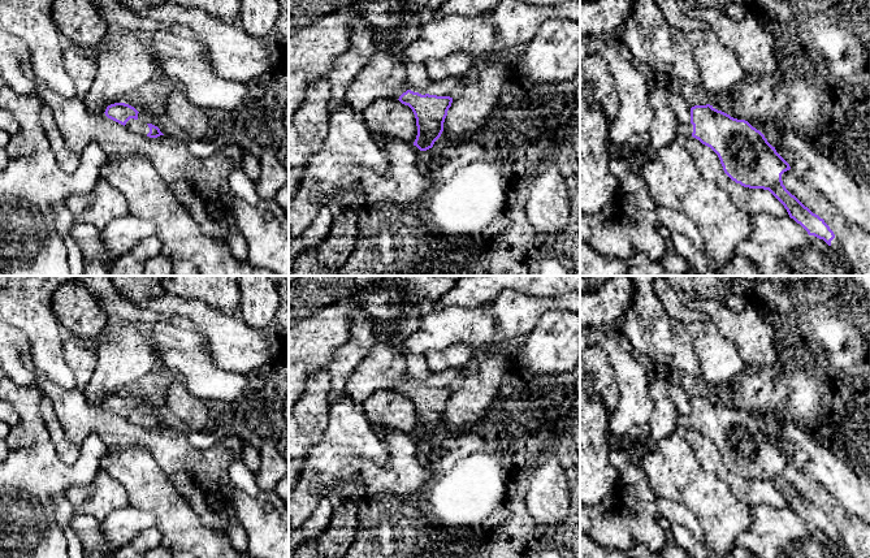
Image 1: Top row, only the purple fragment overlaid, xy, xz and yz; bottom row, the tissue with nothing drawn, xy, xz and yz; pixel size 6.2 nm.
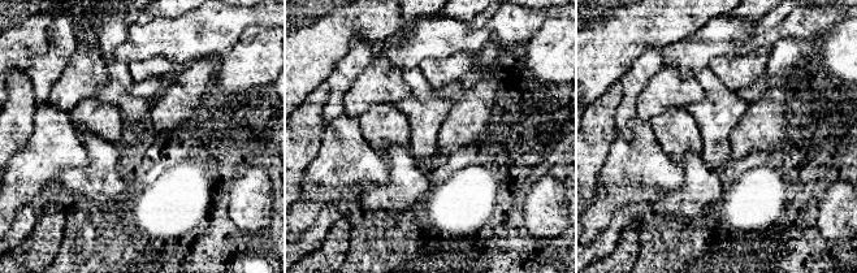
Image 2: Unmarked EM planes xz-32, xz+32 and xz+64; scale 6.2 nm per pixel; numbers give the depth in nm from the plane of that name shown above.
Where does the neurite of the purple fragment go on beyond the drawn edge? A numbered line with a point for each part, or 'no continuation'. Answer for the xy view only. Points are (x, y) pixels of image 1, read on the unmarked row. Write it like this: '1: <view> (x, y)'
1: xy (134, 416)

